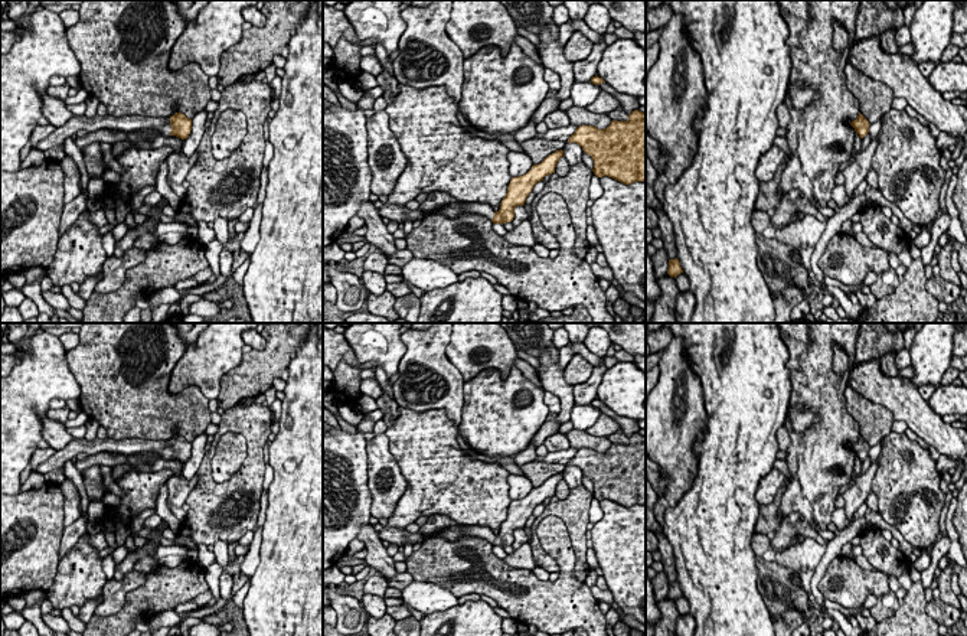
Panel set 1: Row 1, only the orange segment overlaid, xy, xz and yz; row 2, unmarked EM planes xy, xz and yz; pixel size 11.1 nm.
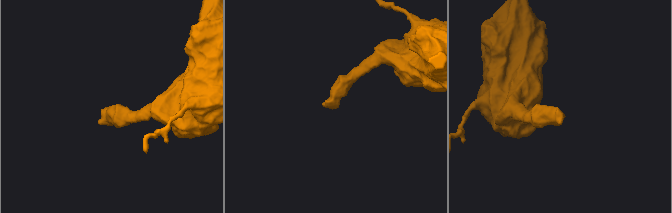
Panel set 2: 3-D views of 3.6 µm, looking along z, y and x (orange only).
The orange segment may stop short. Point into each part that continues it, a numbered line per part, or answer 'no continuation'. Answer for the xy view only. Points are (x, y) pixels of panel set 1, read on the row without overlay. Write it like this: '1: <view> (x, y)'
1: xy (128, 446)

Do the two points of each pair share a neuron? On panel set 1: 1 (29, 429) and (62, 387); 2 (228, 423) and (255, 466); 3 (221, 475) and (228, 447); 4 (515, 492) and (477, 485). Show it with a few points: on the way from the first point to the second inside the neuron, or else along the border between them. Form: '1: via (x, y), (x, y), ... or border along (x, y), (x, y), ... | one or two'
1: via (28, 414), (28, 407), (48, 387) | one
2: via (241, 424), (255, 439), (255, 453) | one
3: via (222, 467), (228, 460), (228, 455) | one
4: border along (509, 473), (507, 483), (512, 499) | two

